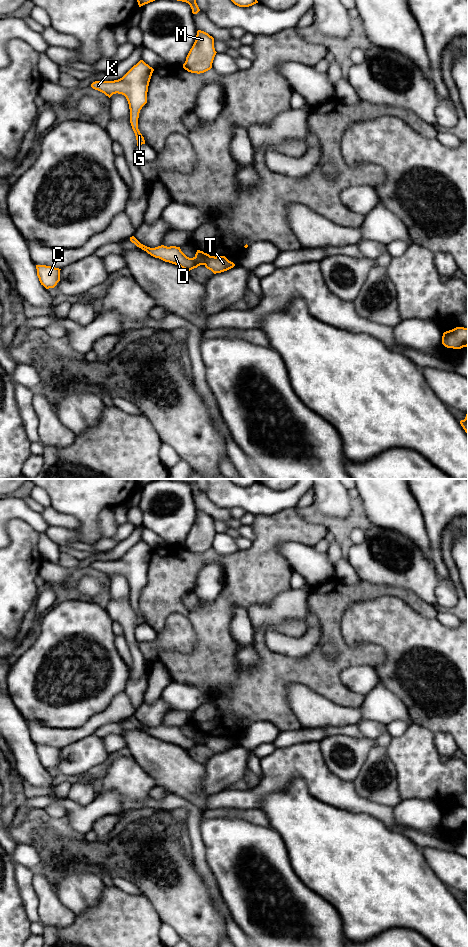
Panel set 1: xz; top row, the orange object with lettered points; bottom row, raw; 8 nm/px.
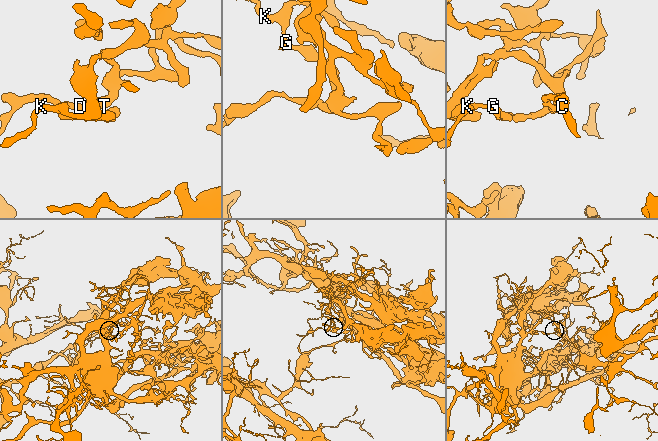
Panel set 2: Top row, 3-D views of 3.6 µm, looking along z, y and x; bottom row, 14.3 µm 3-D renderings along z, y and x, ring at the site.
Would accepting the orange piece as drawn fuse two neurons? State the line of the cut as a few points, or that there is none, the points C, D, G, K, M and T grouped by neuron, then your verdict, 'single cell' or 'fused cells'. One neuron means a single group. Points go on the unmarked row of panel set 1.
cut xz (211, 736), (203, 744); groups C D / G K M T; fused cells

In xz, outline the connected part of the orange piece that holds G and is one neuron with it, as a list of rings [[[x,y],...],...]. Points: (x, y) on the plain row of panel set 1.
[[[140,540],[122,558],[114,561],[95,561],[91,567],[104,573],[109,578],[113,574],[126,577],[130,589],[130,603],[135,613],[137,626],[145,624],[138,609],[138,598],[142,587],[147,583],[149,562],[154,549]]]

